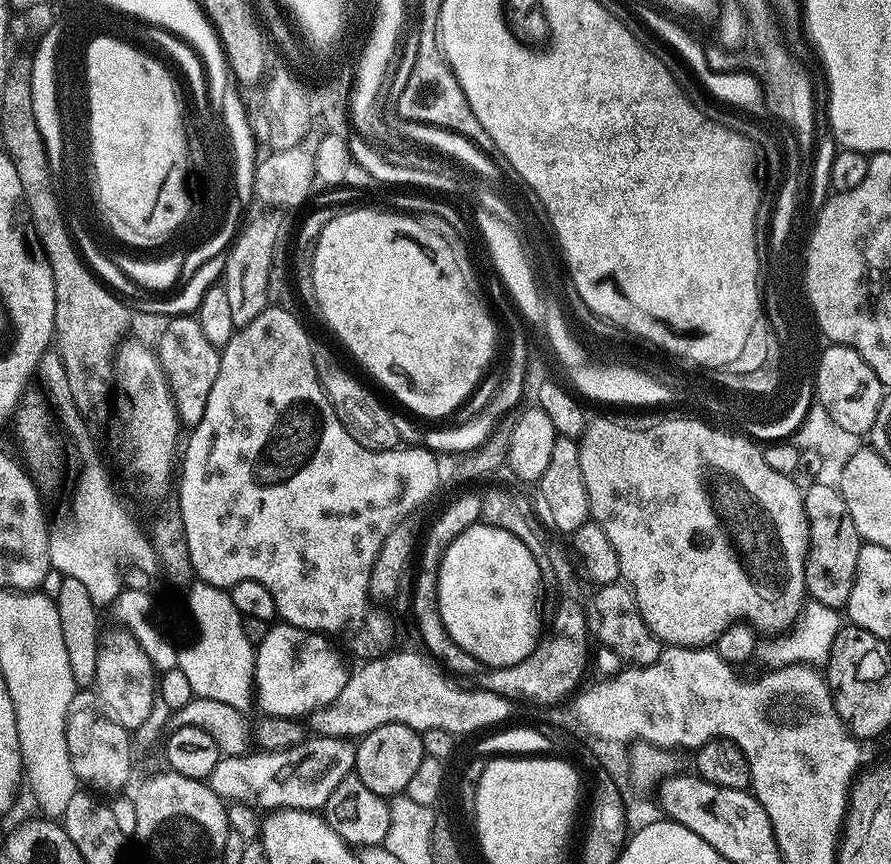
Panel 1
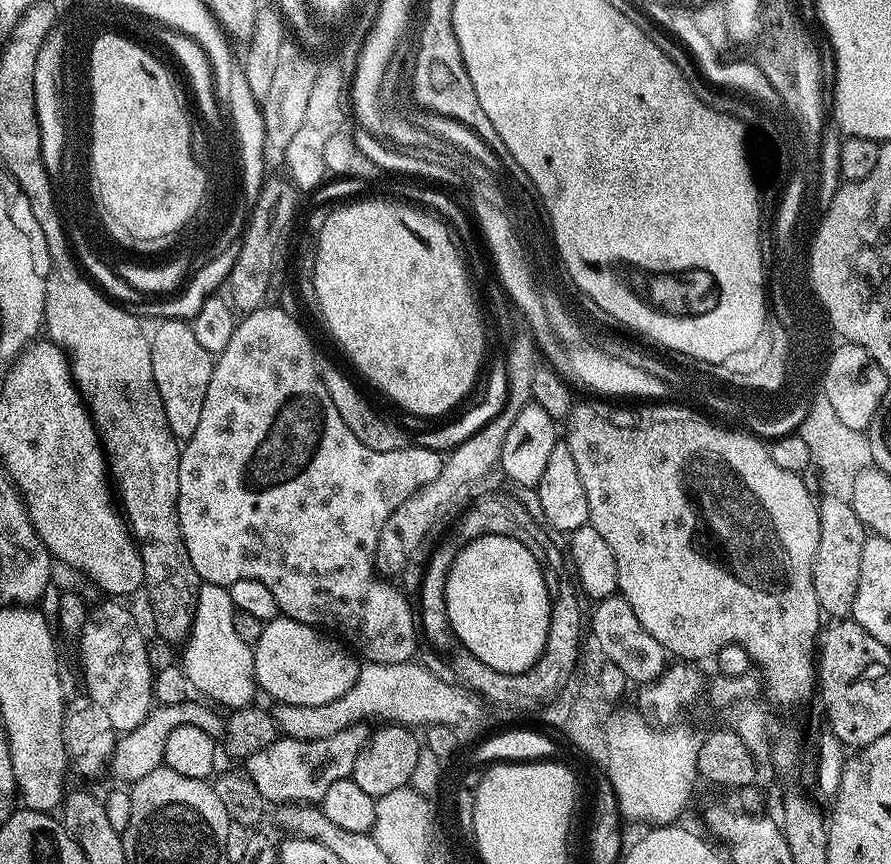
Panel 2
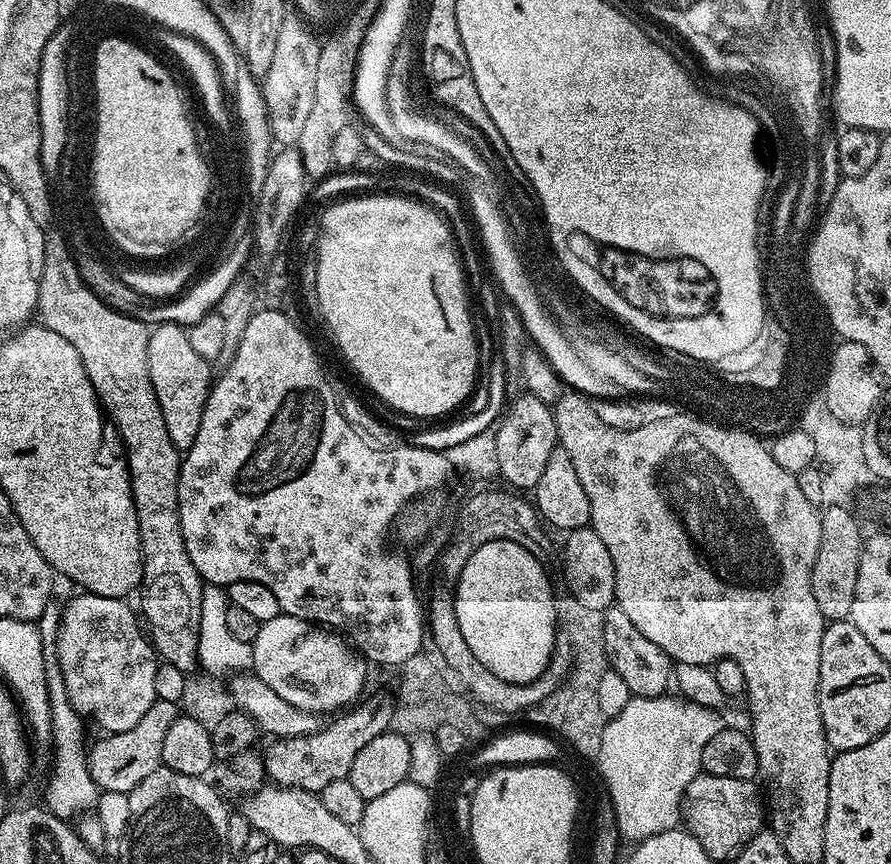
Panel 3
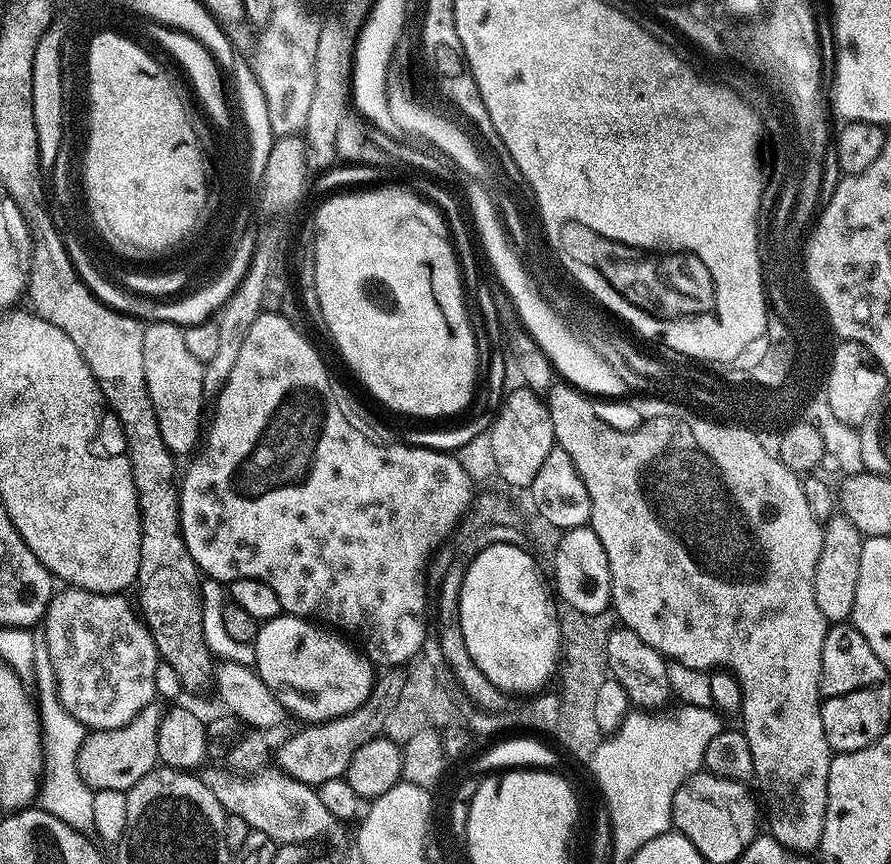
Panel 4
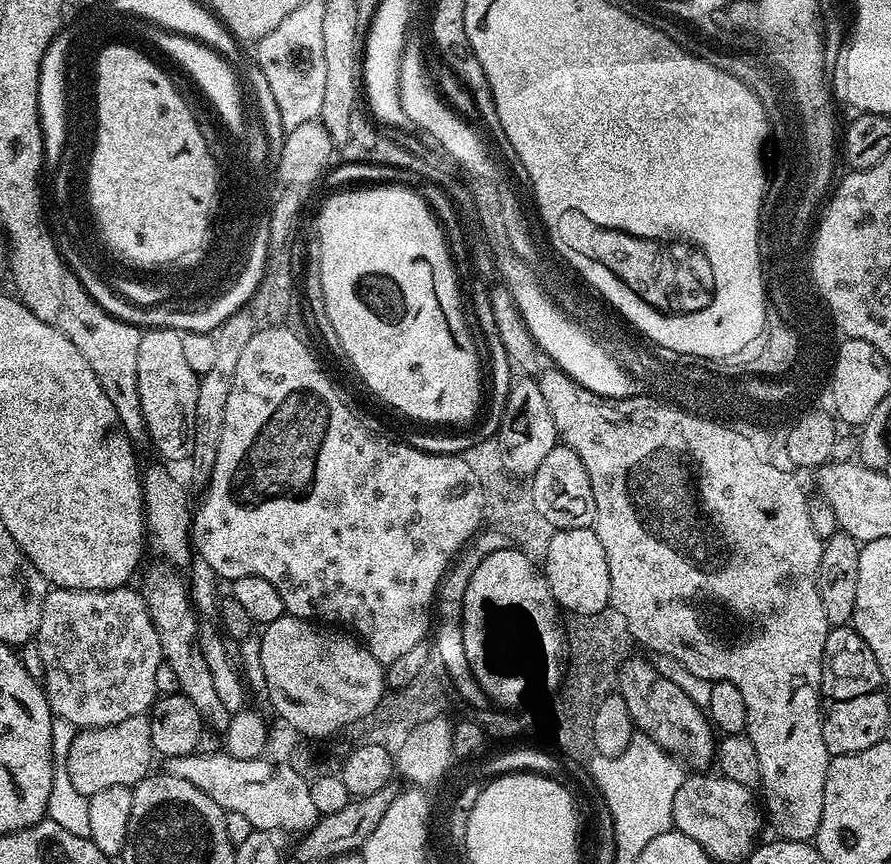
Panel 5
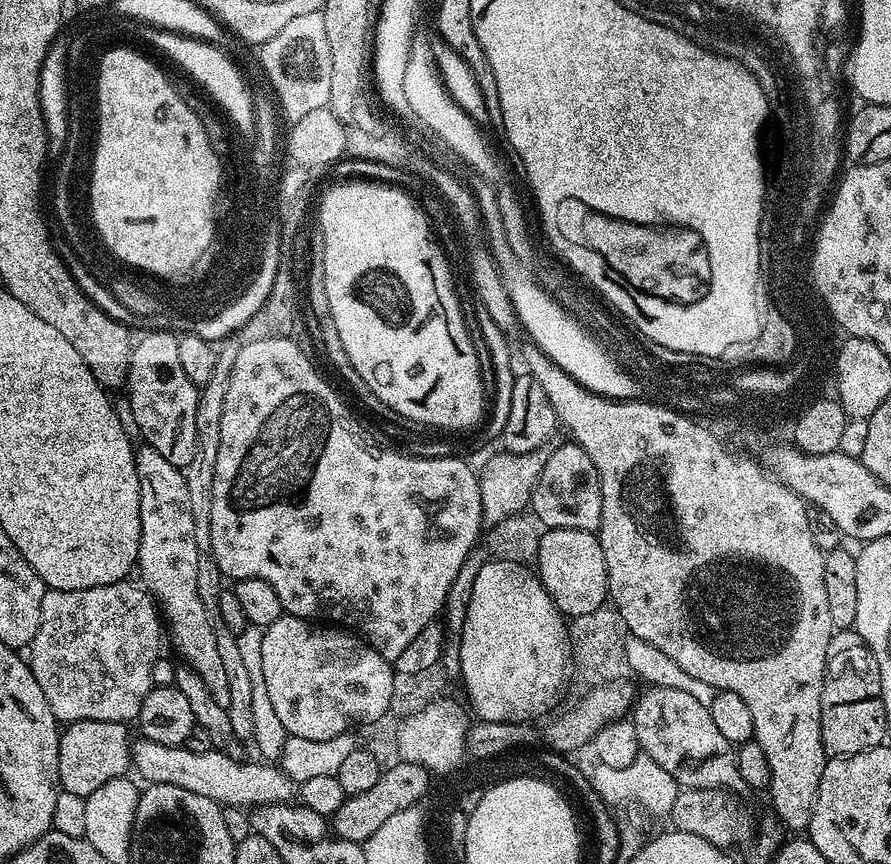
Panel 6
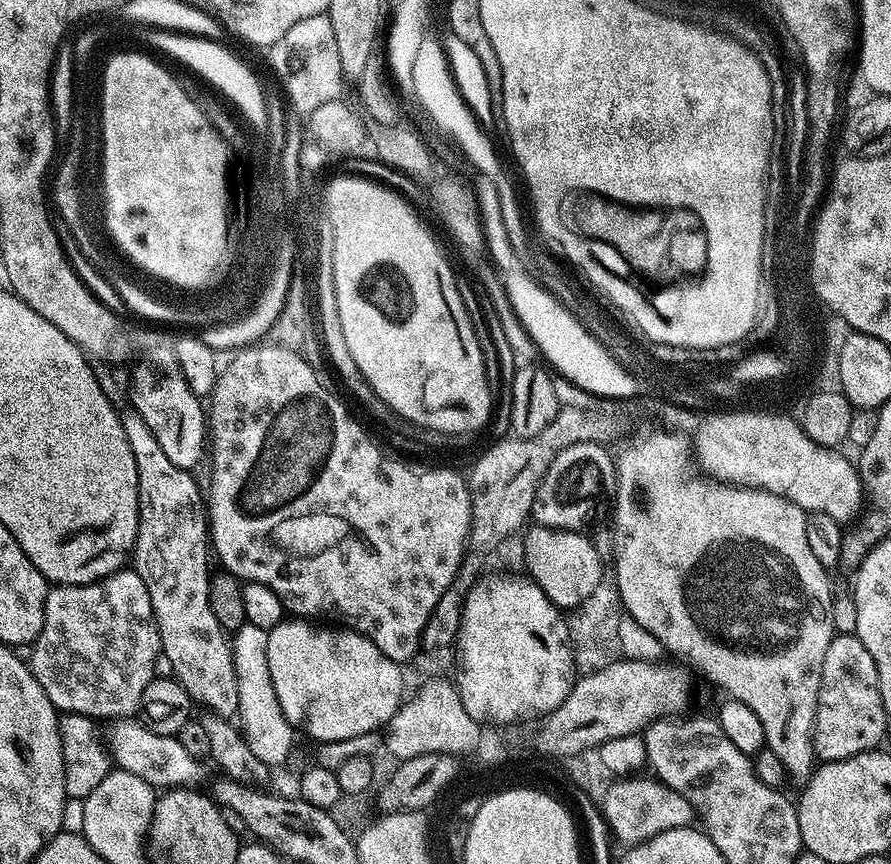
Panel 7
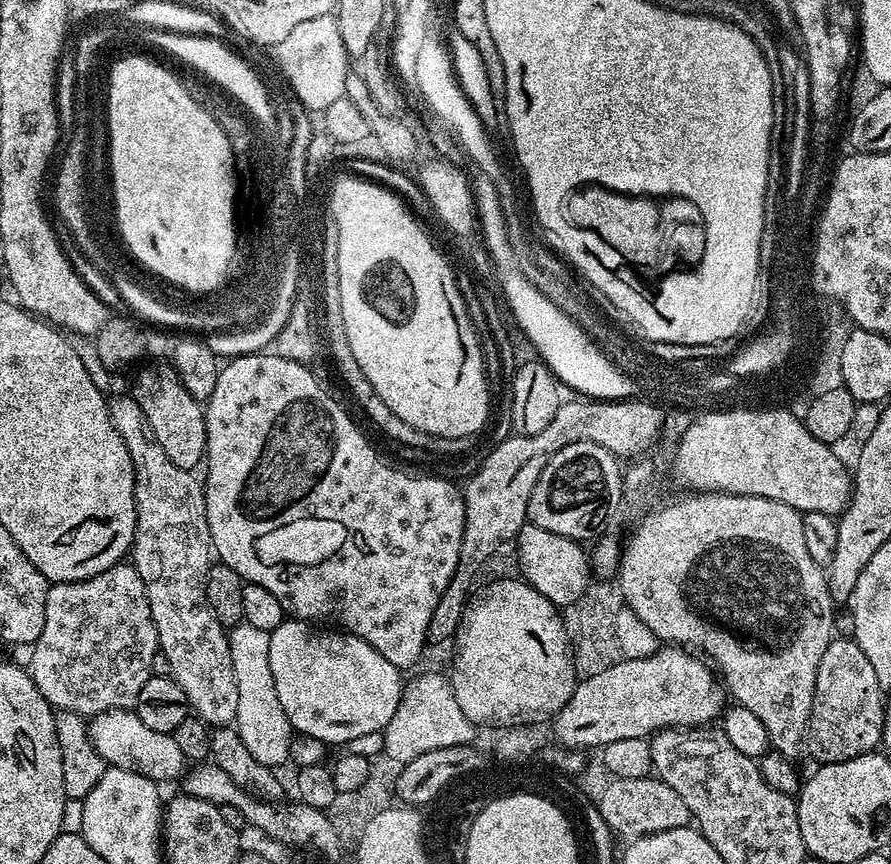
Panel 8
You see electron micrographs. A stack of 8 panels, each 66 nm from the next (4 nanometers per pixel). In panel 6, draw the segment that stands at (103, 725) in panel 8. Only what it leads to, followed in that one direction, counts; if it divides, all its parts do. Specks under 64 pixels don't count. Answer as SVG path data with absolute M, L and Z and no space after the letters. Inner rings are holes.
M137 739L132 745L132 768L148 784L182 786L190 794L202 794L218 805L232 804L251 810L261 804L283 804L294 796L294 783L283 769L268 762L239 764L241 761L227 752L213 750L198 754L186 746L162 745L161 742Z

